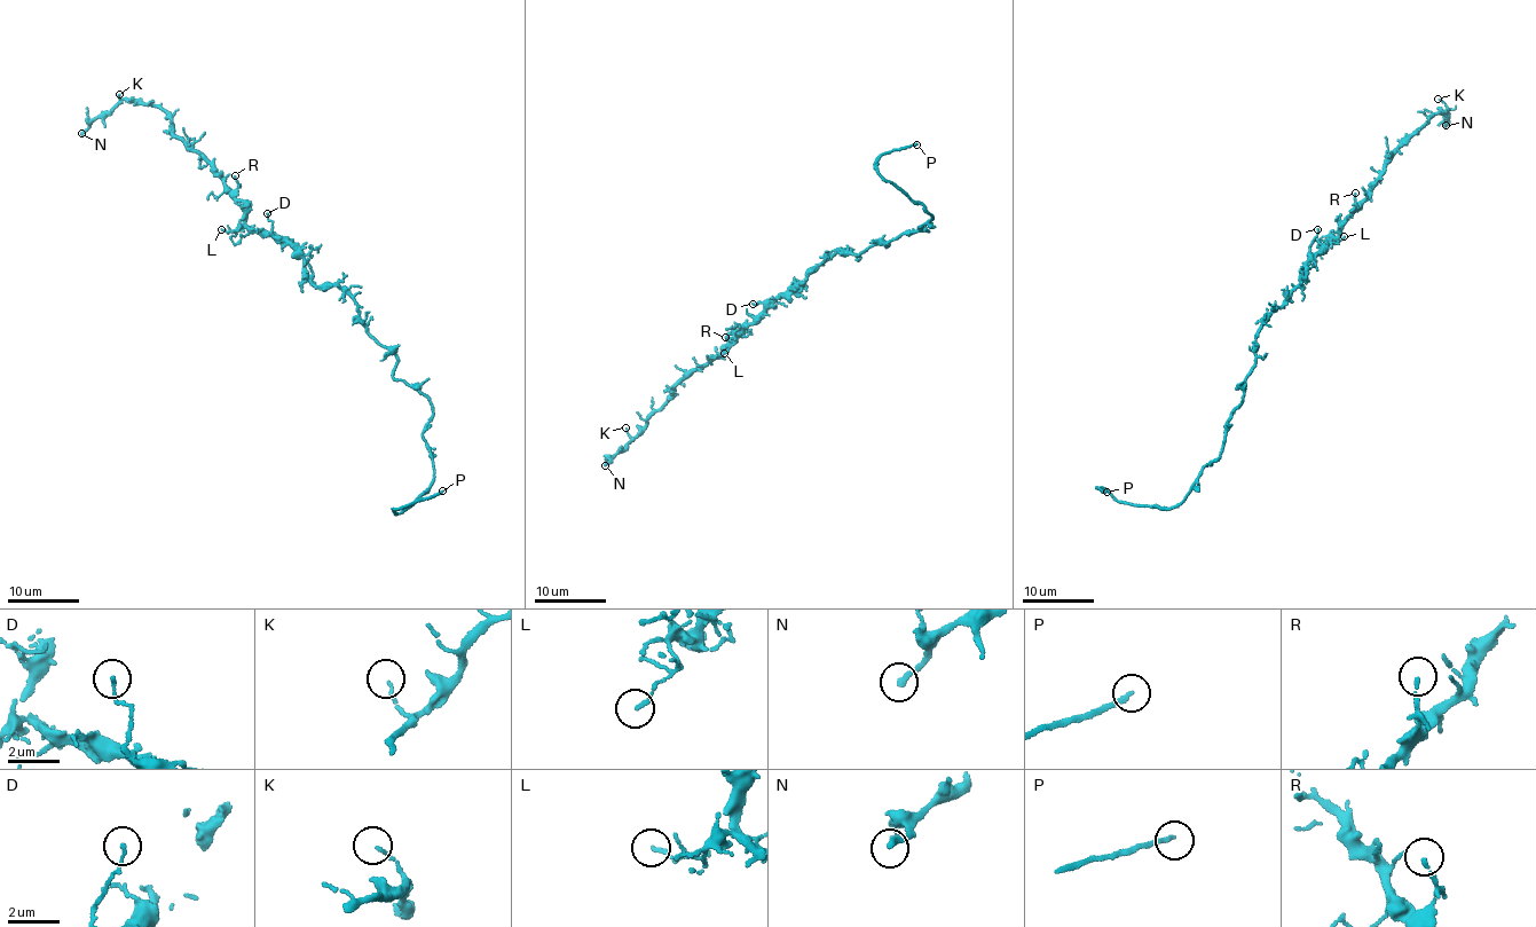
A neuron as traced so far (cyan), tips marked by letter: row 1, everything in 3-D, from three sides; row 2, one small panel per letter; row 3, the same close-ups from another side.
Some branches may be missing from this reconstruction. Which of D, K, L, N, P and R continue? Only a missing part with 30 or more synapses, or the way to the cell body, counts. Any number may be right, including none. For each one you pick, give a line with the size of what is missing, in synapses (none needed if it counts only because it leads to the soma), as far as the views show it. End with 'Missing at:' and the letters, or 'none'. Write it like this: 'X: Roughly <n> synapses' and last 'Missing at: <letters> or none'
Missing at: P

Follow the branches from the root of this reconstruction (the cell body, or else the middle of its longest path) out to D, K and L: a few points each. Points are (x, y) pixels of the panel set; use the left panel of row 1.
D: (340, 289), (316, 285), (312, 281), (304, 258), (270, 233), (272, 224), (267, 213)
K: (340, 289), (316, 285), (304, 257), (288, 242), (246, 226), (242, 202), (175, 134), (166, 112), (119, 94)
L: (340, 289), (316, 285), (306, 270), (304, 257), (288, 242), (257, 232), (221, 229)

